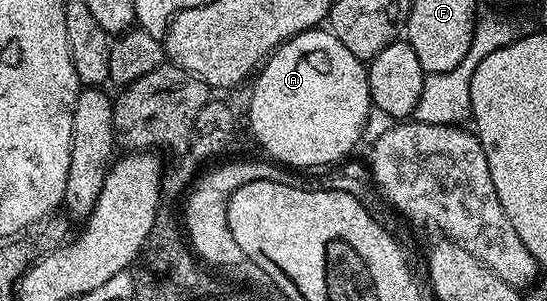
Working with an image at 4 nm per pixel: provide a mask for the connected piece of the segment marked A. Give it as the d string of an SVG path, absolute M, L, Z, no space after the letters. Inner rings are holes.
M329 29L302 31L300 35L294 35L292 39L285 40L280 47L275 48L267 56L265 62L258 68L253 79L254 83L255 88L251 91L251 131L255 134L256 141L268 151L269 154L267 155L272 160L278 161L291 169L323 169L328 165L335 165L346 160L352 154L350 151L354 149L355 142L363 135L363 126L367 123L367 114L372 114L373 111L369 81L367 80L367 67L364 60L353 57L353 53L349 53L349 49L345 49L345 45L341 45L341 41L337 41L337 37Z

